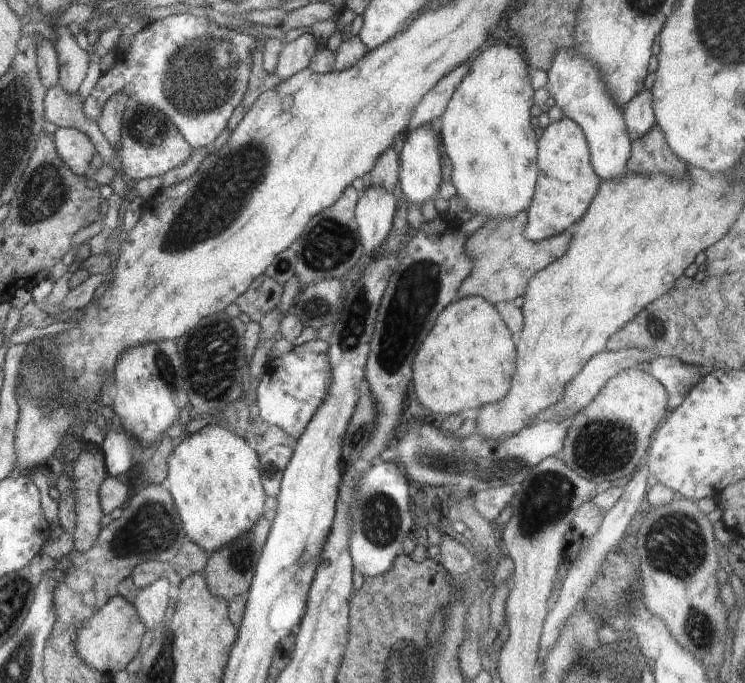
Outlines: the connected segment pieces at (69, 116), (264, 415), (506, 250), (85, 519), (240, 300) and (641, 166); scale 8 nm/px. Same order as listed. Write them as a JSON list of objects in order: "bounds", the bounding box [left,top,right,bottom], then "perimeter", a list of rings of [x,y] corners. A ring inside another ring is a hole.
[{"bounds":[44,83,116,168],"perimeter":[[[59,83],[50,86],[44,97],[44,114],[46,122],[58,127],[72,127],[81,130],[95,146],[96,153],[109,168],[116,166],[114,150],[104,134],[100,132],[97,122],[90,122],[83,110],[83,102],[77,94],[66,92]]]},{"bounds":[256,339,330,440],"perimeter":[[[315,339],[295,346],[284,356],[268,361],[257,388],[256,405],[260,419],[282,428],[290,438],[297,440],[320,404],[326,400],[330,388],[328,348],[328,342]]]},{"bounds":[458,210,572,306],"perimeter":[[[522,210],[514,218],[504,222],[486,221],[473,235],[467,237],[466,253],[475,263],[474,270],[458,289],[460,297],[480,296],[494,306],[498,303],[513,302],[528,290],[528,282],[534,274],[564,256],[572,240],[571,230],[538,242],[530,242],[524,235],[526,213]]]},{"bounds":[72,443,107,552],"perimeter":[[[85,443],[80,456],[74,462],[72,470],[72,484],[74,484],[74,508],[76,508],[76,526],[72,531],[74,546],[78,552],[86,552],[94,546],[100,534],[100,520],[104,515],[100,506],[99,488],[107,477],[104,452],[101,445]]]},{"bounds":[235,276,284,322],"perimeter":[[[257,276],[248,290],[236,298],[235,302],[241,312],[250,316],[250,320],[259,322],[261,318],[276,308],[282,296],[284,285],[278,284],[270,276]]]},{"bounds":[626,125,688,180],"perimeter":[[[657,125],[642,138],[631,141],[631,154],[626,162],[627,172],[635,174],[664,174],[674,180],[688,176],[688,167],[666,144]]]}]

